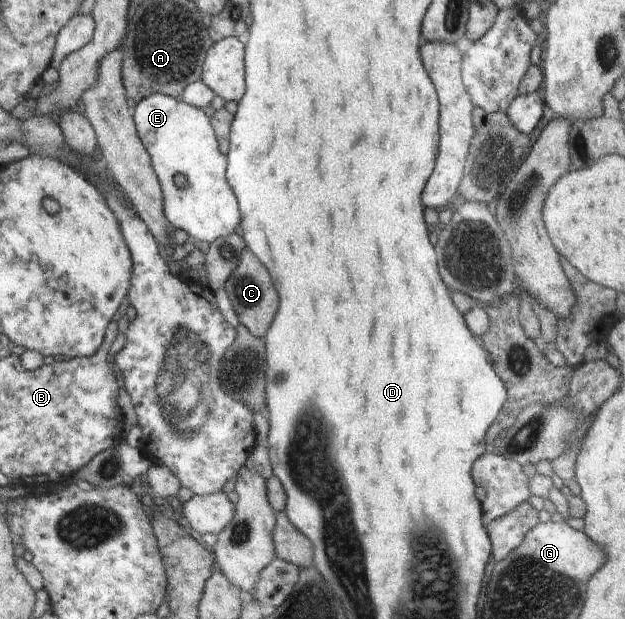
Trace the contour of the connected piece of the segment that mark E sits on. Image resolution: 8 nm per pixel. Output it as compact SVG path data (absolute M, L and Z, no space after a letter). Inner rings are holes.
M160 93L147 95L131 112L162 189L170 228L183 229L198 245L205 246L233 233L241 219L237 199L226 178L226 155L219 149L210 117L201 108ZM177 175L185 177L187 183L183 187L175 185Z

